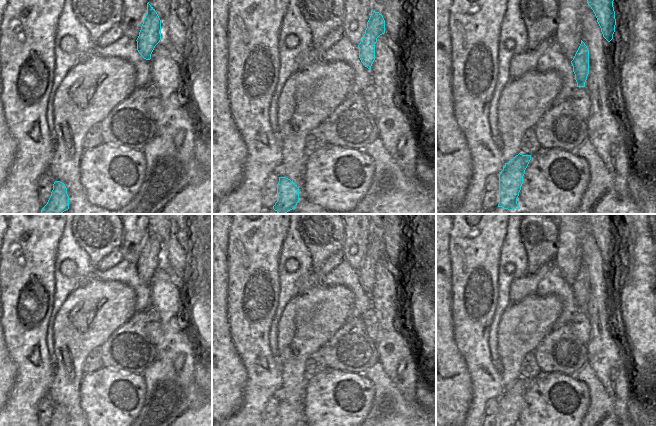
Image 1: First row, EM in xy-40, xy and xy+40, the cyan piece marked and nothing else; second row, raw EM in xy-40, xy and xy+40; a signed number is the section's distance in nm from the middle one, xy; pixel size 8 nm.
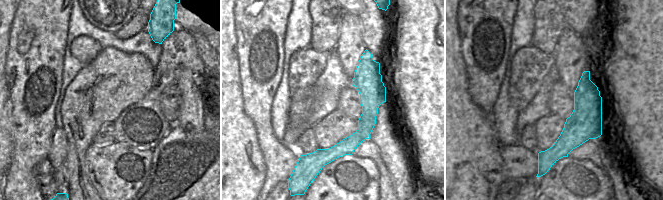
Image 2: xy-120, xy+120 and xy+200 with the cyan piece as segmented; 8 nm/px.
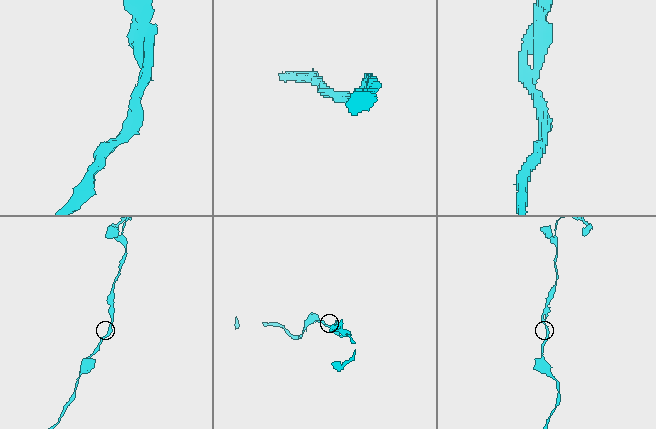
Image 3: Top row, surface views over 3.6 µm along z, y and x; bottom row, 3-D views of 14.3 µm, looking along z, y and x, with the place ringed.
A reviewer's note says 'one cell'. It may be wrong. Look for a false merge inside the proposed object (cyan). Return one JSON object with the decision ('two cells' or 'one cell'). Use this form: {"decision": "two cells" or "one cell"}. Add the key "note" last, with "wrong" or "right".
{"decision": "one cell", "note": "right"}

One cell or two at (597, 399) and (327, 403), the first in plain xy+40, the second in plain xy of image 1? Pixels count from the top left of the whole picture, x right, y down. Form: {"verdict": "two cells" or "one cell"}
{"verdict": "two cells"}

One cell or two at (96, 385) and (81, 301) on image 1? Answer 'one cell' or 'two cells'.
two cells

